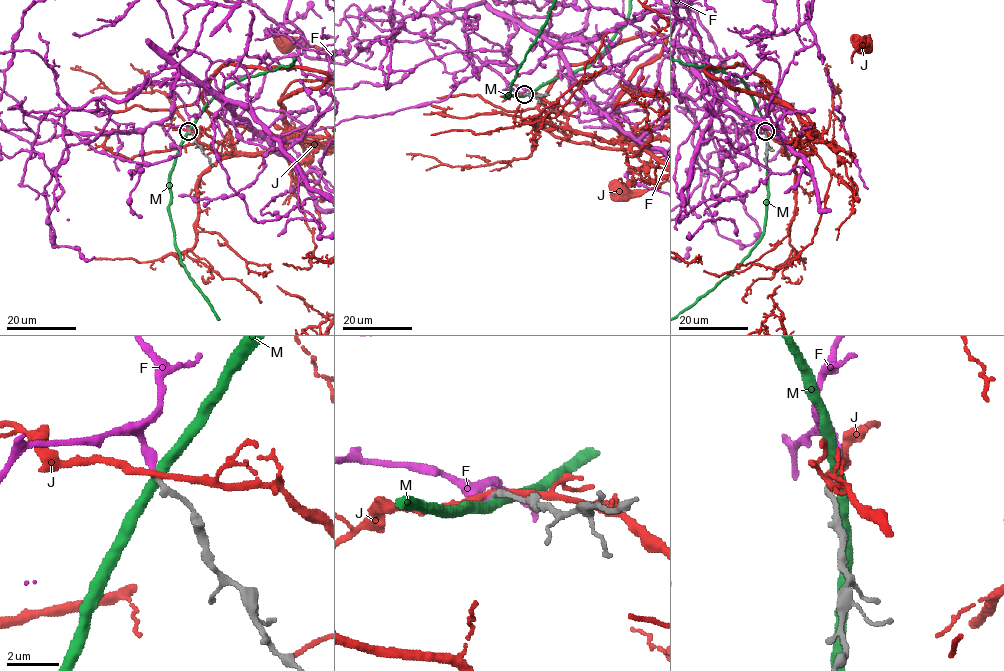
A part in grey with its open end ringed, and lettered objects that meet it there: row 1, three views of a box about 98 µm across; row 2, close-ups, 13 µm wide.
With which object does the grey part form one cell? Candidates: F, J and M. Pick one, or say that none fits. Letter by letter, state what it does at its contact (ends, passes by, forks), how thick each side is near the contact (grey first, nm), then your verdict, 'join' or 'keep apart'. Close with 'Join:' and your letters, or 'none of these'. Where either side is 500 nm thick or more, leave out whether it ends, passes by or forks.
F: it ends | 240/280 nm | join
J: it passes by | 240/240 nm | keep apart
M: it passes by | 240/400 nm | keep apart
Join: F

